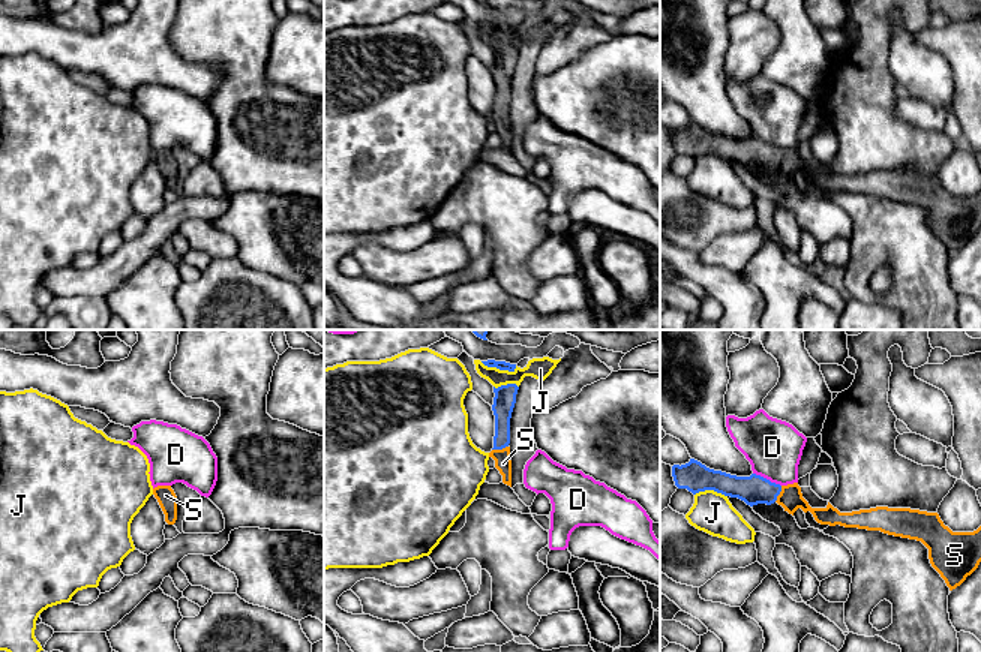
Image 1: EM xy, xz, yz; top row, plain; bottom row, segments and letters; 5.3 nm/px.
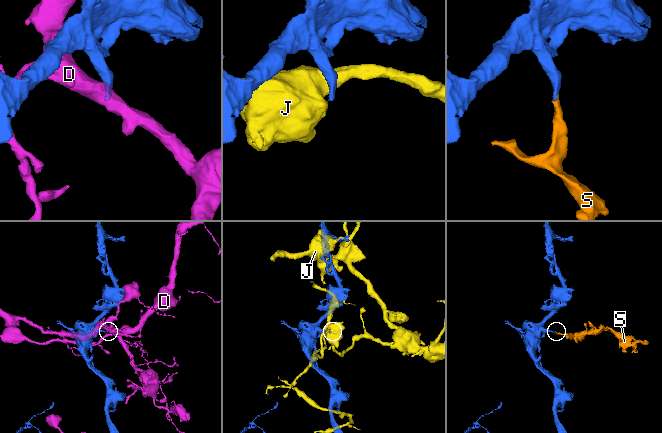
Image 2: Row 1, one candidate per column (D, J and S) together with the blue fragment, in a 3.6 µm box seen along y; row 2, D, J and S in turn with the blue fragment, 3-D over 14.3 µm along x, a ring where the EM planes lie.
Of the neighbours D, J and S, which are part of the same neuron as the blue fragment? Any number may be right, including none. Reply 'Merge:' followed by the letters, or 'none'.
Merge: S

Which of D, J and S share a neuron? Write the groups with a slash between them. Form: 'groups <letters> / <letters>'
groups D / J / S

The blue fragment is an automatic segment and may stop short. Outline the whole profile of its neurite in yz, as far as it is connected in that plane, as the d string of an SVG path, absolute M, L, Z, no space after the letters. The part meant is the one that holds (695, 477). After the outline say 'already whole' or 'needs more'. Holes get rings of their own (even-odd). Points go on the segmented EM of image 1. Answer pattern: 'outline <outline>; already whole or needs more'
outline M694 459L681 466L674 465L672 477L678 489L687 489L693 495L714 490L750 507L777 502L792 516L798 508L810 511L820 525L880 531L921 541L928 549L932 567L950 591L960 586L981 562L981 526L974 532L952 532L938 513L888 507L840 513L830 502L825 508L812 508L798 483L780 486L756 474L736 477L710 469Z; needs more

